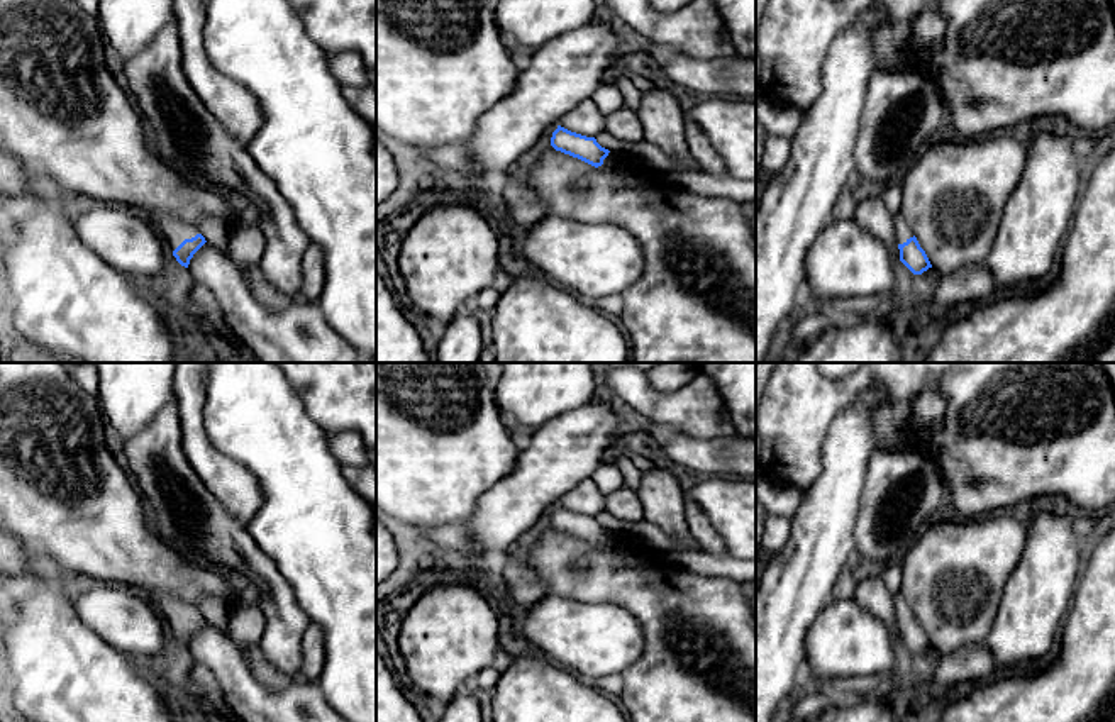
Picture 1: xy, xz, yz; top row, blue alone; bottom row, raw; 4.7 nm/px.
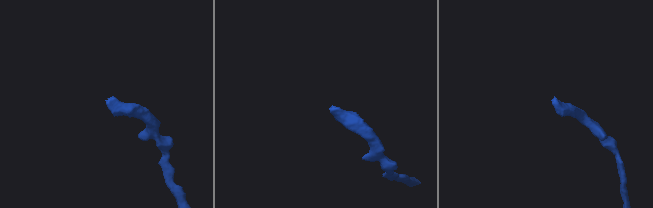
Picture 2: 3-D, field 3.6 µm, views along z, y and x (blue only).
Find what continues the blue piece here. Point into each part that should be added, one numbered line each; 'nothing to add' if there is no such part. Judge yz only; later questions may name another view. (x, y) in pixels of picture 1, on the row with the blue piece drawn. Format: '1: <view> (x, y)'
1: yz (902, 229)

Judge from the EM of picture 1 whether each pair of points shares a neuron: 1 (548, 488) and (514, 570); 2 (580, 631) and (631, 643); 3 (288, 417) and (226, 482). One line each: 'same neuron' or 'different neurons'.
1: different neurons
2: same neuron
3: different neurons

